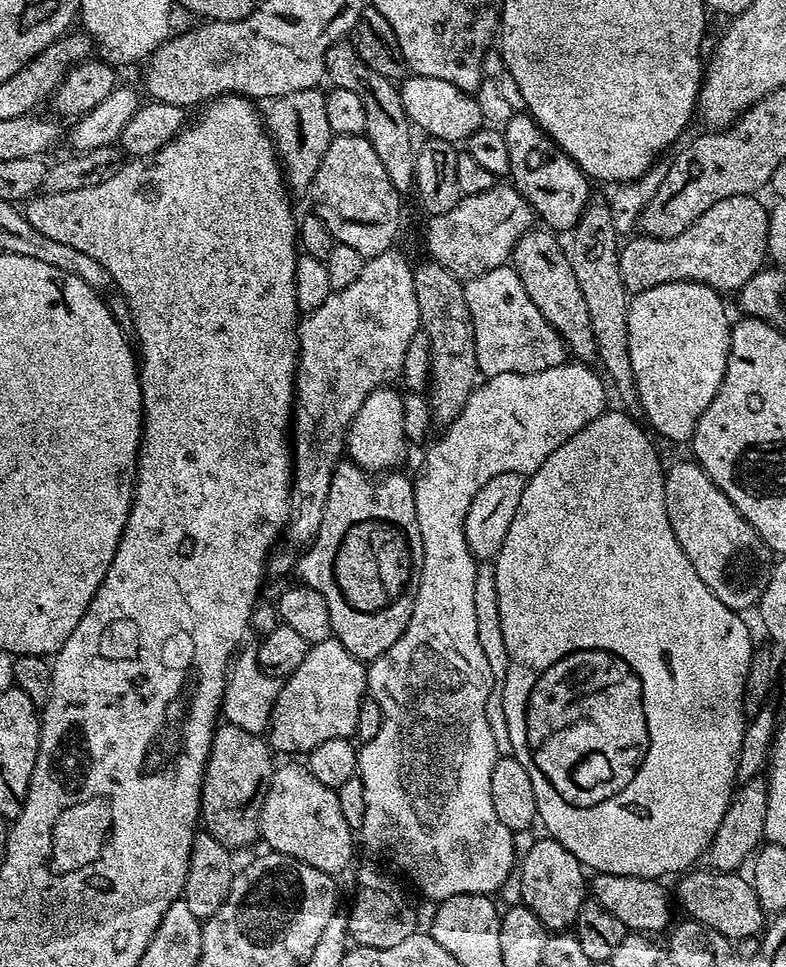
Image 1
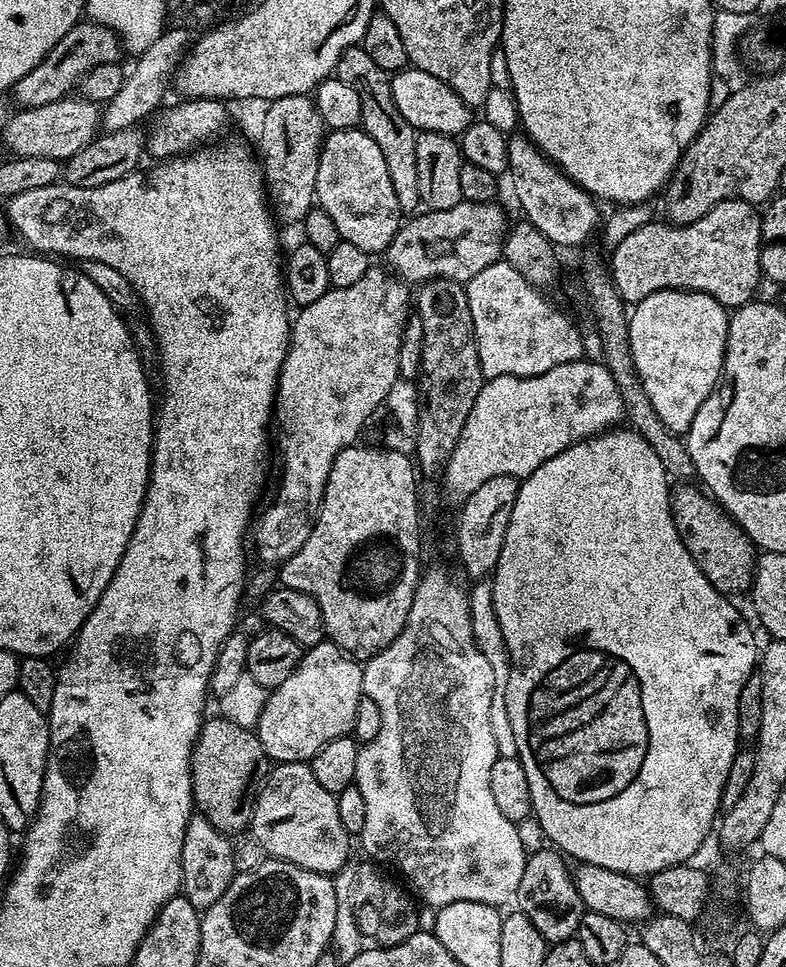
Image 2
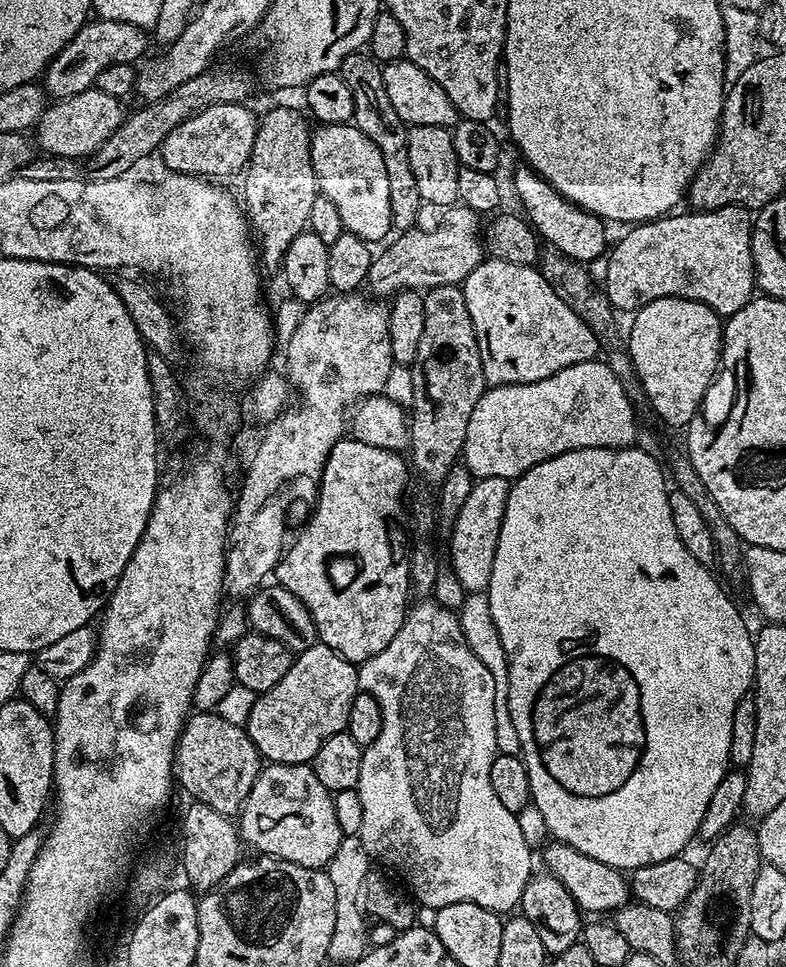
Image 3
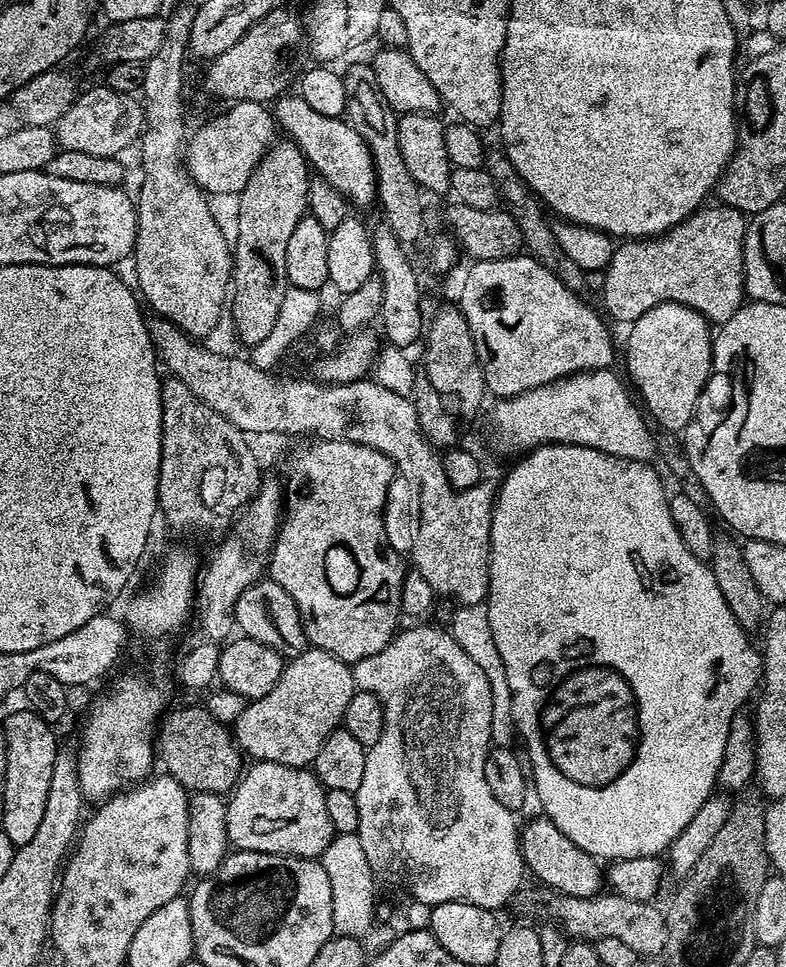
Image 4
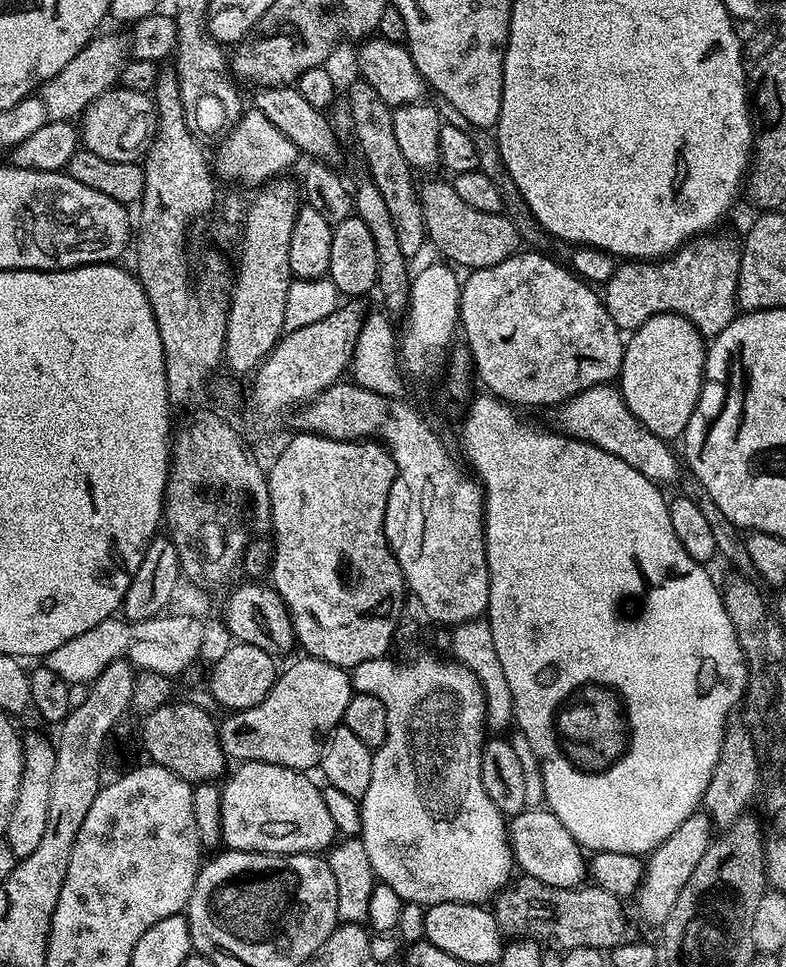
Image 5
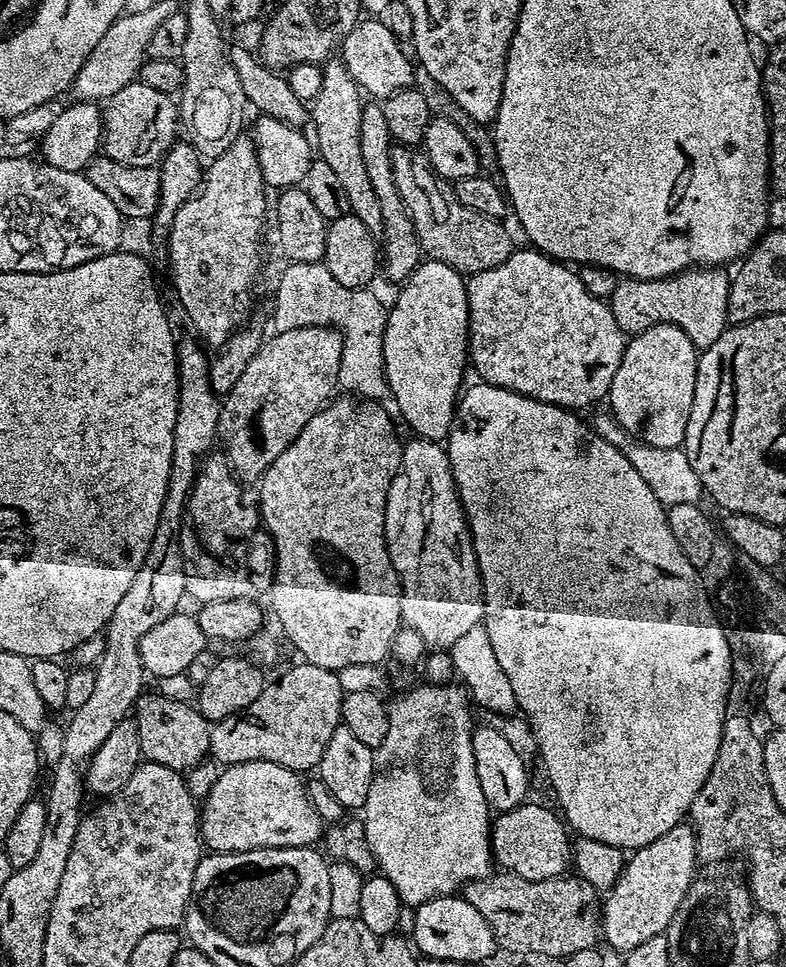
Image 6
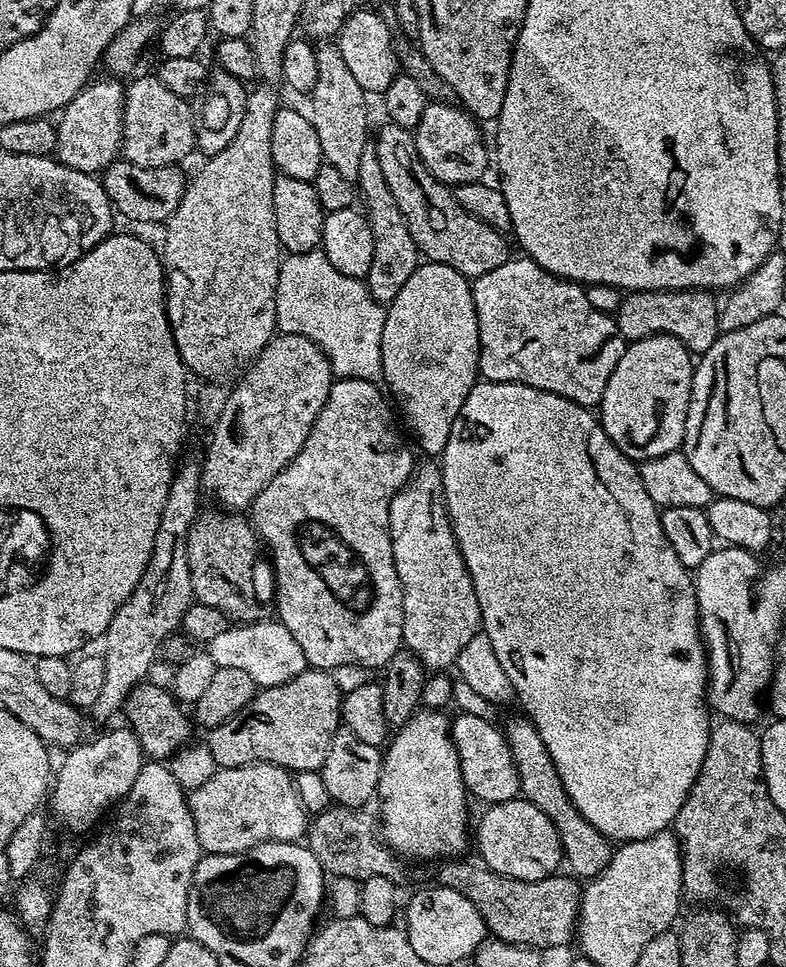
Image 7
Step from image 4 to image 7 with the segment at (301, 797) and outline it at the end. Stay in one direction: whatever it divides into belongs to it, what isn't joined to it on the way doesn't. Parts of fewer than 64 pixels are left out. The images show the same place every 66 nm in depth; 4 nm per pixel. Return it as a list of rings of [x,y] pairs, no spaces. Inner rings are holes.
[[[243,764],[241,768],[217,767],[214,778],[198,786],[198,790],[188,792],[187,797],[200,847],[208,854],[251,852],[259,844],[296,842],[307,833],[310,823],[309,813],[304,811],[288,769],[273,764]]]

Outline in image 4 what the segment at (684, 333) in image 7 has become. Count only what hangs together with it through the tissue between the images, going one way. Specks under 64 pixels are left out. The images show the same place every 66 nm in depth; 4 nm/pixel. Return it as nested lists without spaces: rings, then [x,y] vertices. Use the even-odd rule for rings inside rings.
[[[715,206],[701,207],[686,217],[663,236],[642,240],[624,240],[615,245],[612,260],[602,273],[604,279],[604,308],[609,317],[621,320],[624,326],[642,318],[646,310],[659,304],[681,304],[701,312],[709,322],[719,326],[724,324],[745,303],[744,291],[744,235],[748,229],[745,213],[736,208]]]

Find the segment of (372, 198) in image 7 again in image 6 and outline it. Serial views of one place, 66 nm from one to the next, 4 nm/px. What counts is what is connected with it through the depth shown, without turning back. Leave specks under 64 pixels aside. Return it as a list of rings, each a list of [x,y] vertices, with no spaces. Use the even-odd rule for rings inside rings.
[[[376,102],[365,103],[362,114],[362,159],[366,165],[366,174],[370,178],[370,186],[374,186],[374,194],[378,194],[378,206],[382,206],[384,235],[382,237],[382,272],[392,280],[403,282],[422,263],[422,253],[418,234],[414,230],[414,222],[394,182],[392,169],[392,150],[394,141],[390,134],[390,126],[386,126],[386,114],[383,107]]]

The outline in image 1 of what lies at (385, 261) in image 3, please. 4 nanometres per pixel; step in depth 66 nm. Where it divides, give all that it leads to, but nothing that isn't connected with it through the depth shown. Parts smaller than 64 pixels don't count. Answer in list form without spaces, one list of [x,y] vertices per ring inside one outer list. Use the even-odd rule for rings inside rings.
[[[500,182],[482,194],[463,197],[456,203],[454,210],[431,217],[427,221],[428,229],[424,232],[427,255],[459,276],[461,281],[470,281],[490,270],[505,267],[506,262],[512,259],[517,242],[527,232],[533,231],[532,220],[534,213],[526,198],[522,198],[518,189]]]

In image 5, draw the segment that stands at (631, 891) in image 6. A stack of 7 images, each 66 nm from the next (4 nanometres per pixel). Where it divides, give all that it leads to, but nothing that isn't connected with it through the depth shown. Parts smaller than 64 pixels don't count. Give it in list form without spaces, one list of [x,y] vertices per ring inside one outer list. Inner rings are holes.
[[[697,810],[666,842],[662,842],[650,853],[642,868],[640,886],[634,895],[636,912],[648,924],[663,925],[664,919],[670,914],[674,902],[678,902],[678,894],[682,894],[682,886],[694,873],[694,868],[701,861],[707,848],[711,846],[714,839],[714,825],[708,813]]]

